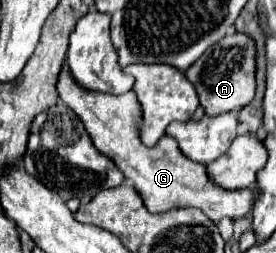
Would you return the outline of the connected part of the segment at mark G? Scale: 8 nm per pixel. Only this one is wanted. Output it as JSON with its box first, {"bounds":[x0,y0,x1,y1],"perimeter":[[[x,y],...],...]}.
{"bounds":[58,66,258,222],"perimeter":[[[68,66],[62,68],[60,80],[58,80],[58,94],[60,98],[80,116],[86,130],[92,136],[94,146],[104,152],[106,156],[112,156],[116,164],[120,164],[124,176],[134,182],[134,188],[140,192],[146,208],[154,214],[172,210],[172,208],[200,208],[212,222],[220,222],[222,218],[242,218],[246,216],[256,198],[258,190],[224,190],[216,186],[206,170],[206,164],[192,164],[188,160],[176,140],[170,136],[164,136],[154,148],[148,148],[140,142],[140,102],[136,100],[134,92],[126,92],[122,96],[112,94],[96,94],[96,92],[84,92],[84,88],[76,88],[72,84],[72,76],[68,76]]]}

